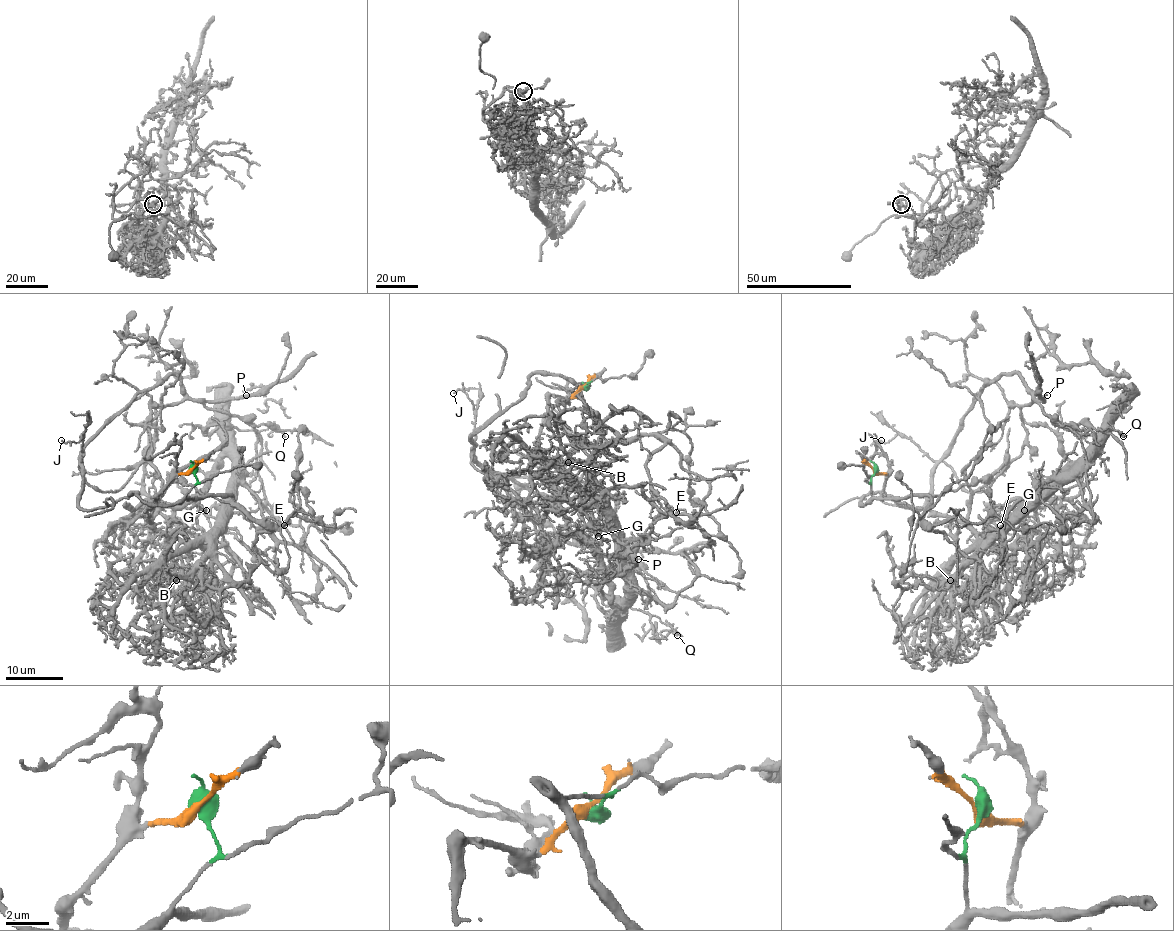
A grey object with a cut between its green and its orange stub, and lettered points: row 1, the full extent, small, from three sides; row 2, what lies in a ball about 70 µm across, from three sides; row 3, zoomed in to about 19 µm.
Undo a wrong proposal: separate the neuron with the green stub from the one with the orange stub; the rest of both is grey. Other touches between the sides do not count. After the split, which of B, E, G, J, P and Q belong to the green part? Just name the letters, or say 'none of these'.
J, P, Q

